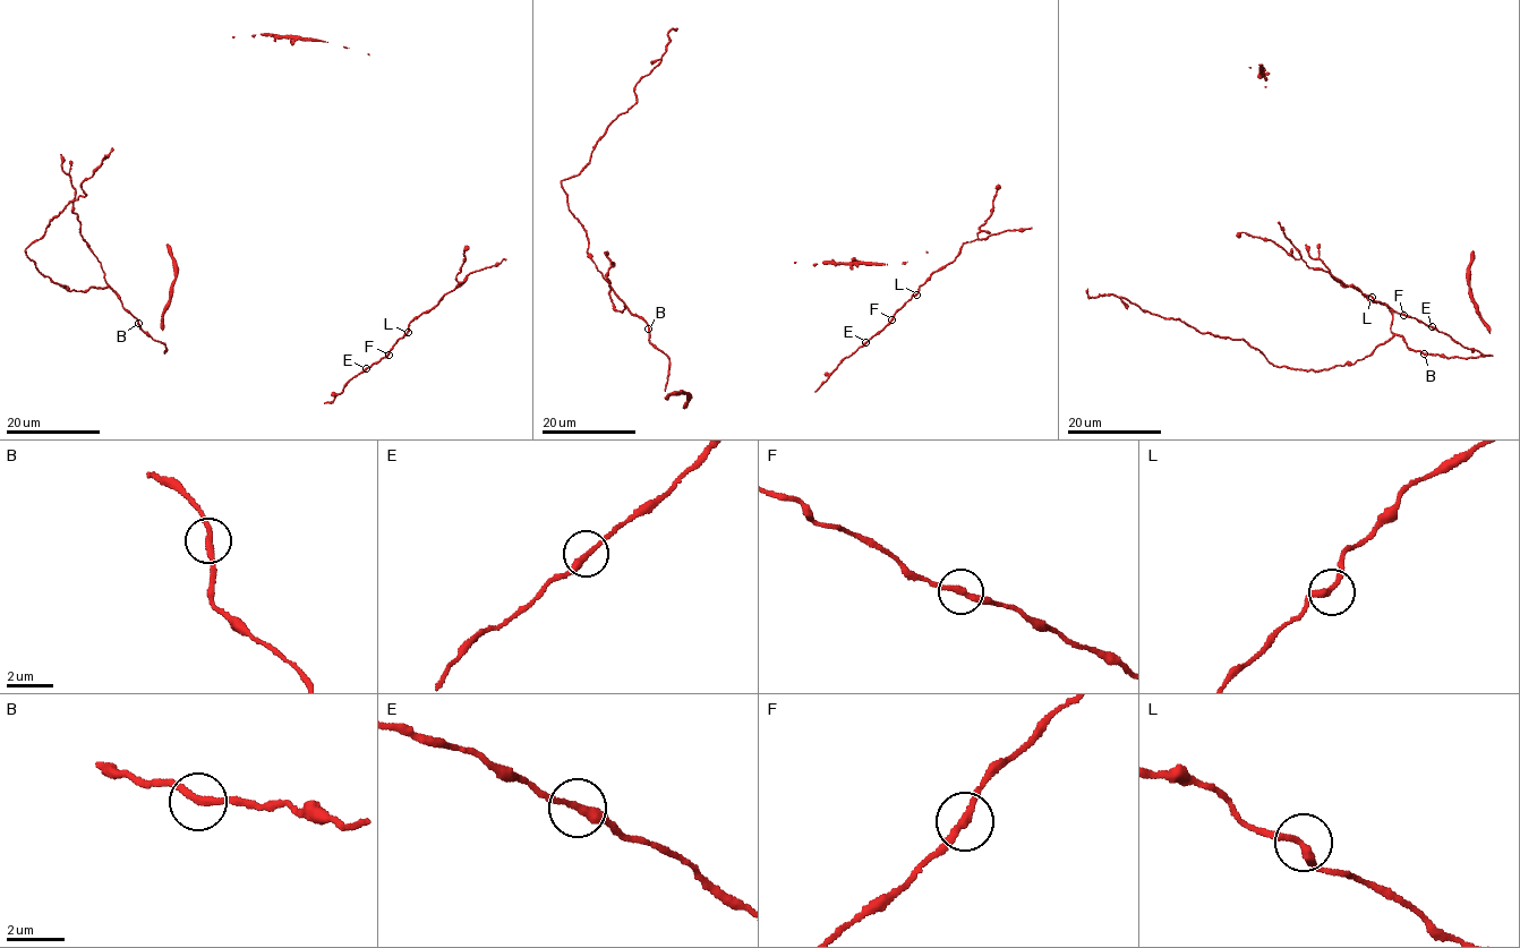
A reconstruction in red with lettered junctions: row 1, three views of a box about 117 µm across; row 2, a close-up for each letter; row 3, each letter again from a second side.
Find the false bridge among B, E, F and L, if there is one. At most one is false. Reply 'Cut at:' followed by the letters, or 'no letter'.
Cut at: no letter

